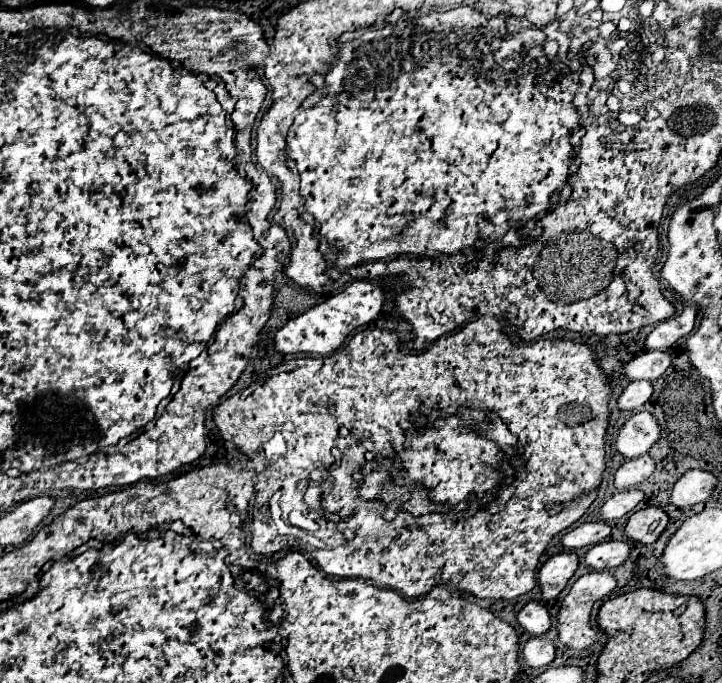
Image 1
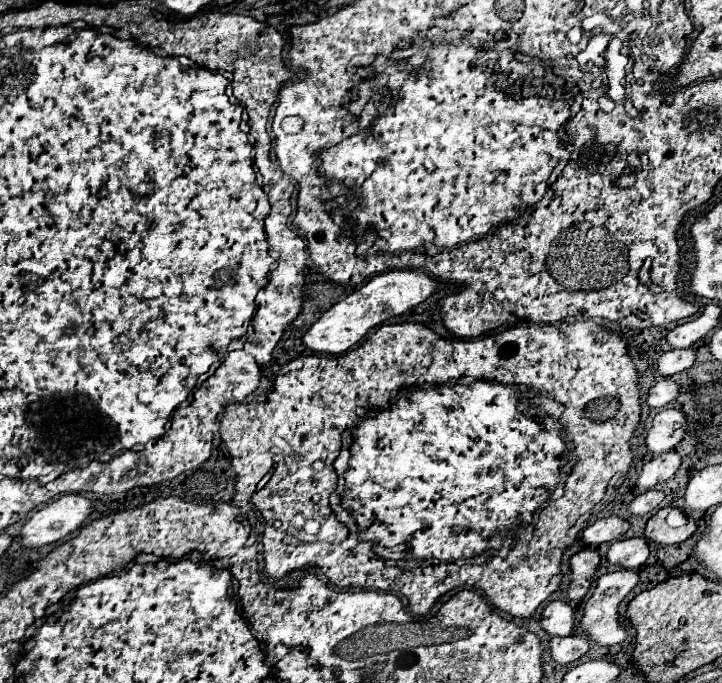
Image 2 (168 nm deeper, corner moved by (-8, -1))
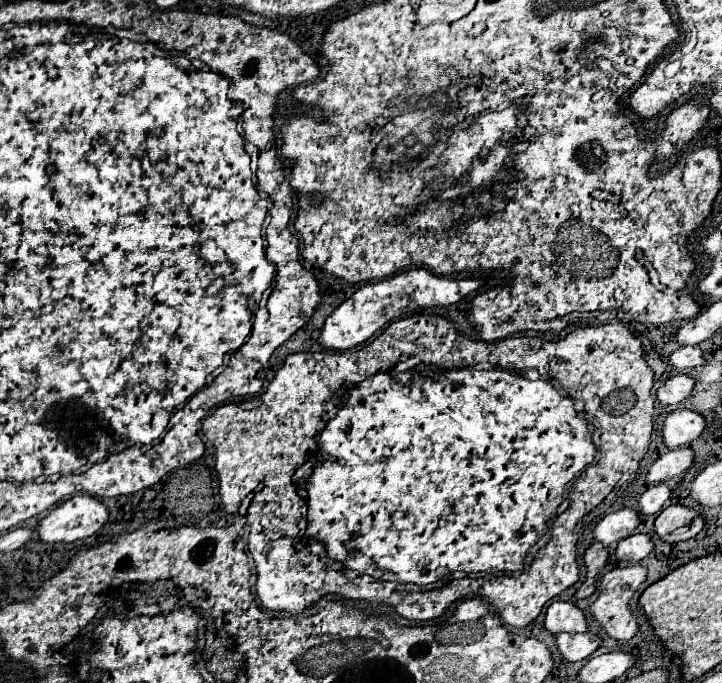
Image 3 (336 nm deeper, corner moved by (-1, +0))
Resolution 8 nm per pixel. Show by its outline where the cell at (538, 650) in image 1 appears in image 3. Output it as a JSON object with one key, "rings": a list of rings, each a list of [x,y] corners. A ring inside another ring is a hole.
{"rings":[[[593,632],[557,634],[557,648],[563,654],[563,658],[569,662],[579,662],[589,658],[601,646],[601,642],[603,642],[601,636]]]}

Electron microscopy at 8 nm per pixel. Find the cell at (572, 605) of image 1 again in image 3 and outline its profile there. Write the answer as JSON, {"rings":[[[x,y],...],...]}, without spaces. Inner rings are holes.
{"rings":[[[635,564],[635,566],[627,566],[627,568],[613,568],[611,572],[607,572],[601,582],[599,582],[599,588],[601,588],[601,594],[599,598],[593,602],[591,606],[591,612],[593,612],[593,618],[603,626],[605,634],[609,634],[611,638],[615,640],[631,640],[637,632],[639,632],[639,622],[637,618],[633,616],[631,608],[629,608],[629,600],[631,596],[635,594],[635,590],[647,580],[647,568]]]}

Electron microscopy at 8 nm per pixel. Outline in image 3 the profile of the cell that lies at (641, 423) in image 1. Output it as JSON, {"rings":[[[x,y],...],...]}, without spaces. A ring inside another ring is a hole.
{"rings":[[[677,410],[665,418],[663,438],[667,448],[689,446],[705,430],[705,418],[693,410]]]}

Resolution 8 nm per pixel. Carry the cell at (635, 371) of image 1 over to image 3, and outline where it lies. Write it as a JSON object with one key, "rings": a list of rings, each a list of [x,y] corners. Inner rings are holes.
{"rings":[[[681,346],[679,350],[675,350],[669,356],[669,364],[679,368],[679,370],[687,370],[687,368],[697,368],[705,364],[703,358],[703,350],[699,346]]]}

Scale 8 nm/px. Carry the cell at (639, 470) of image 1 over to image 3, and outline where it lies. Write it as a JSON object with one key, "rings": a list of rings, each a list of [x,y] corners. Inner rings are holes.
{"rings":[[[689,446],[669,450],[667,454],[659,456],[659,460],[655,460],[655,464],[651,466],[651,470],[647,474],[647,482],[653,486],[653,484],[665,482],[673,476],[679,476],[693,466],[693,460],[695,460],[695,452]]]}

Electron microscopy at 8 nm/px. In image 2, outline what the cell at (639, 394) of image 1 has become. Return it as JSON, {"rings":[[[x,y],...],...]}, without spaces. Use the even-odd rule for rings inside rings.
{"rings":[[[662,379],[650,389],[650,393],[646,397],[646,403],[650,407],[660,409],[660,407],[666,407],[668,403],[672,403],[676,397],[678,397],[678,385],[674,381],[670,381],[670,379]]]}

